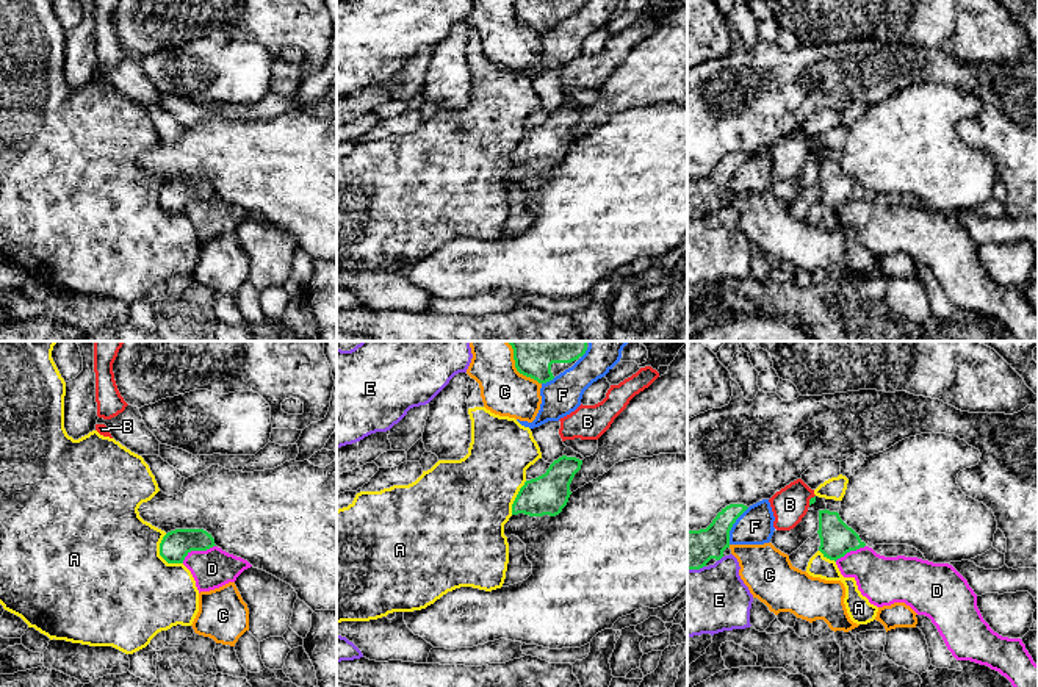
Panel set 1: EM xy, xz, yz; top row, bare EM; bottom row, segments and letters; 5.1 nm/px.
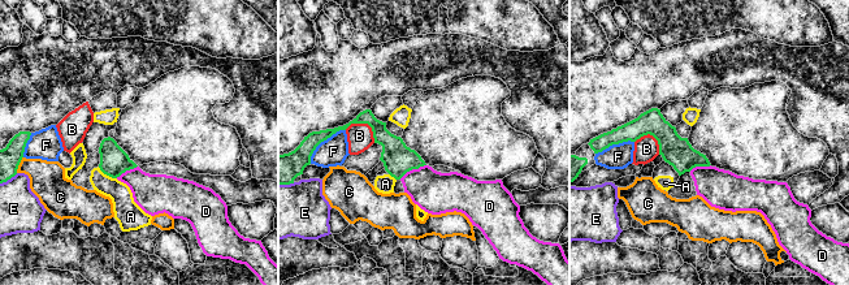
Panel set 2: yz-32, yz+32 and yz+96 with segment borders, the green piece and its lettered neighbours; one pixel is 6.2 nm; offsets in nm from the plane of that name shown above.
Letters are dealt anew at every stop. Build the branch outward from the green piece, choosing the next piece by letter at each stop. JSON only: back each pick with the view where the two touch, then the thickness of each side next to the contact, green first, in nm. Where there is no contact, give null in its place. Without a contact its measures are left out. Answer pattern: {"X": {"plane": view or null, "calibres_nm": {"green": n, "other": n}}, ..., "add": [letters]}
{"add": []}

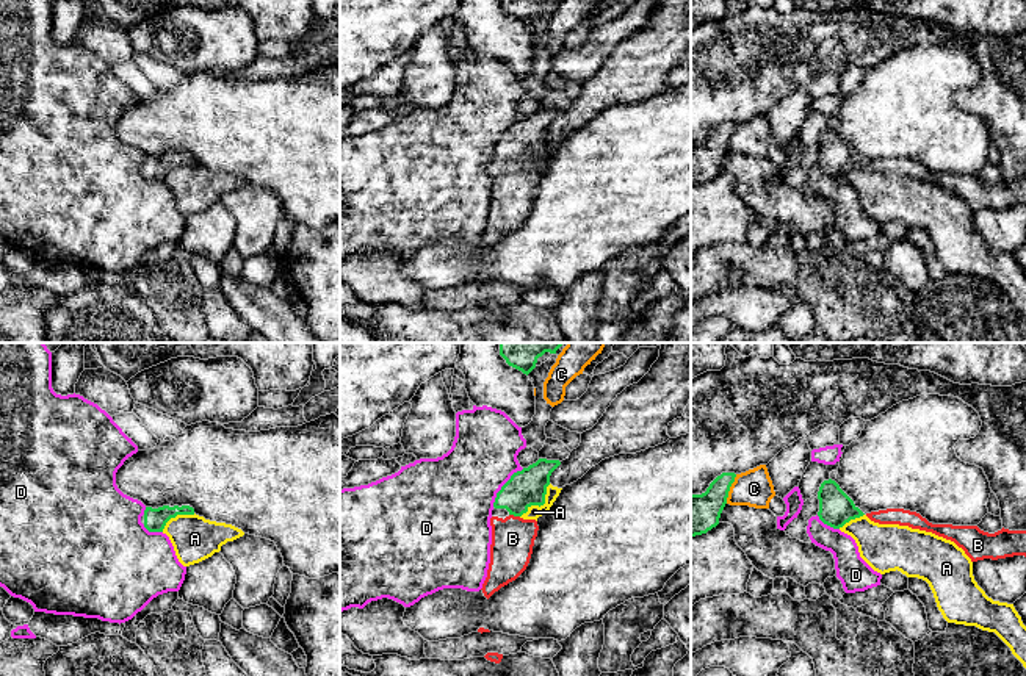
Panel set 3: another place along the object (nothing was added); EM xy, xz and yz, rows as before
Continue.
{"B": {"plane": "xz", "calibres_nm": {"green": 190, "other": 220}}, "add": ["B"]}

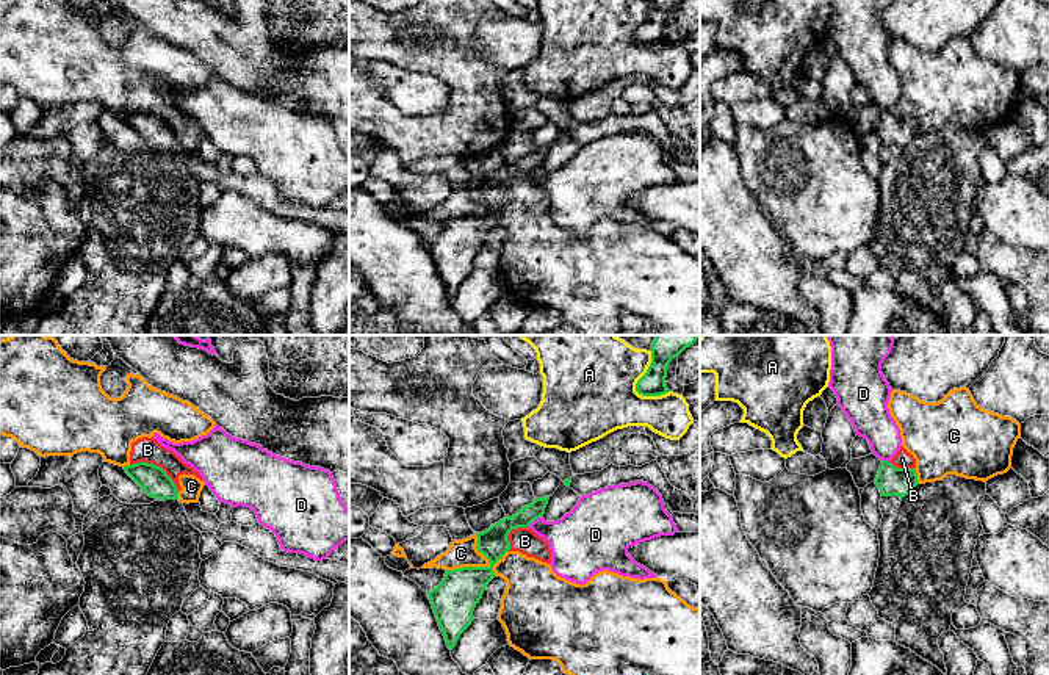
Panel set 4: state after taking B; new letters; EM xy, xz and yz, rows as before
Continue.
{"add": []}

